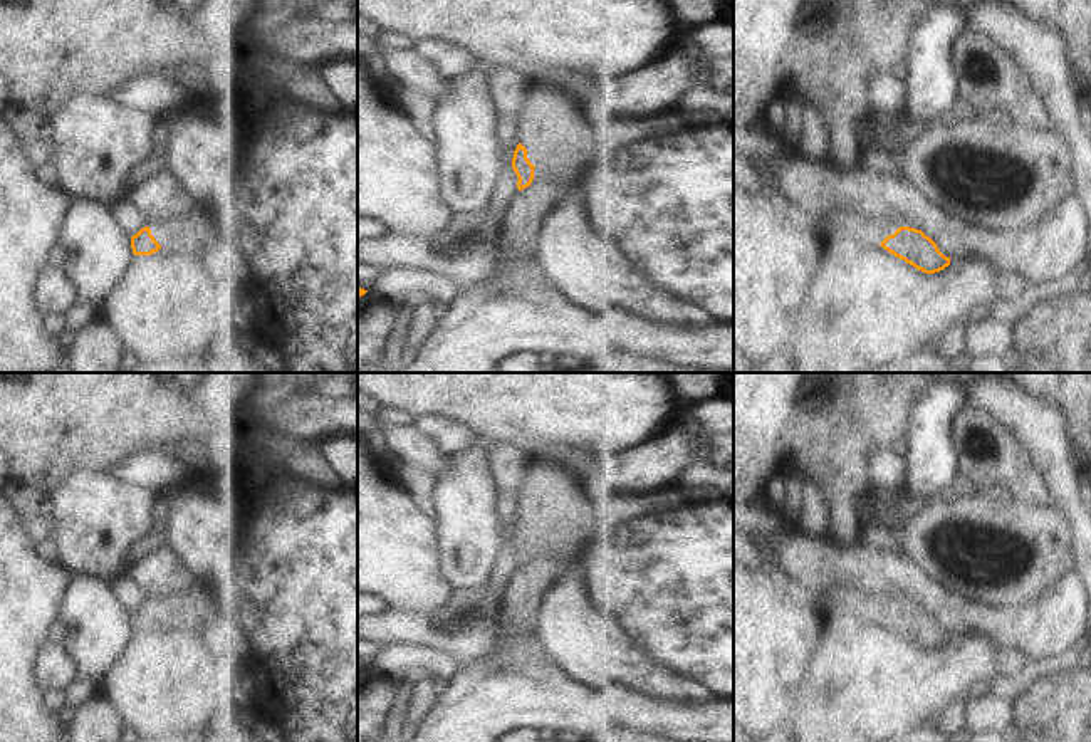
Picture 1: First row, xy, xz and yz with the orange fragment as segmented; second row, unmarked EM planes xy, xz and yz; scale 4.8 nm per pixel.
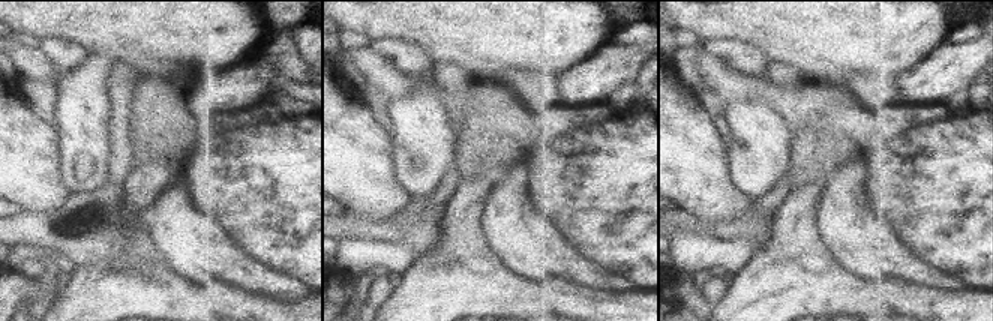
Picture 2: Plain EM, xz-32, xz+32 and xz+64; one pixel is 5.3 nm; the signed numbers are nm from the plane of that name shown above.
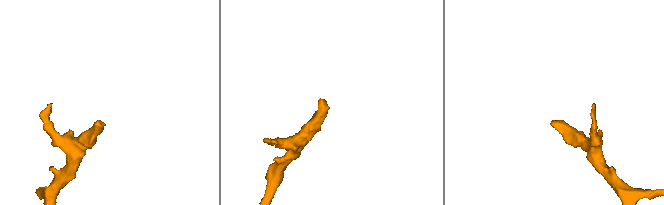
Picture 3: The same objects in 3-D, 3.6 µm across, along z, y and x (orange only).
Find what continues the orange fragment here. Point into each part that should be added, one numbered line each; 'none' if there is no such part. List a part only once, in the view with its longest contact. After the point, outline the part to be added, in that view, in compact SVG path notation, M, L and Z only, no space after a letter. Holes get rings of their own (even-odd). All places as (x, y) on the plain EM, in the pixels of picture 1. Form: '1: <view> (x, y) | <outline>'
1: xz (551, 502) | M566 457L527 463L517 510L535 544L552 541L577 549L599 527L581 487L581 463Z

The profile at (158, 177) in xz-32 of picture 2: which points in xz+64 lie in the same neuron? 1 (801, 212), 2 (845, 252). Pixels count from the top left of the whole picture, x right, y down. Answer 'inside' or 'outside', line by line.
1: inside
2: outside

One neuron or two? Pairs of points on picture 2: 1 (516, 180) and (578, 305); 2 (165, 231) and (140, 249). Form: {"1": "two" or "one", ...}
{"1": "two", "2": "two"}

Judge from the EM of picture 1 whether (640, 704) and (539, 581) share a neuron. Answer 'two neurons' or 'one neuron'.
one neuron

